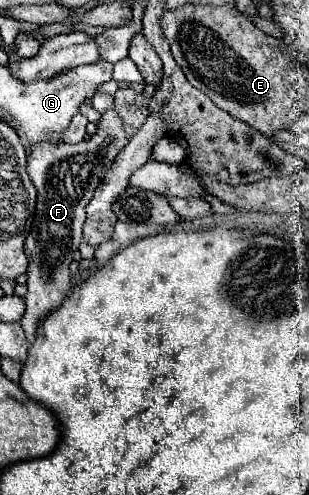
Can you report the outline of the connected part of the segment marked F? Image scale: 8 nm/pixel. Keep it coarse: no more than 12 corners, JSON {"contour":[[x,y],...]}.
{"contour":[[114,110],[78,144],[34,144],[30,342],[70,290],[86,206],[128,144]]}

